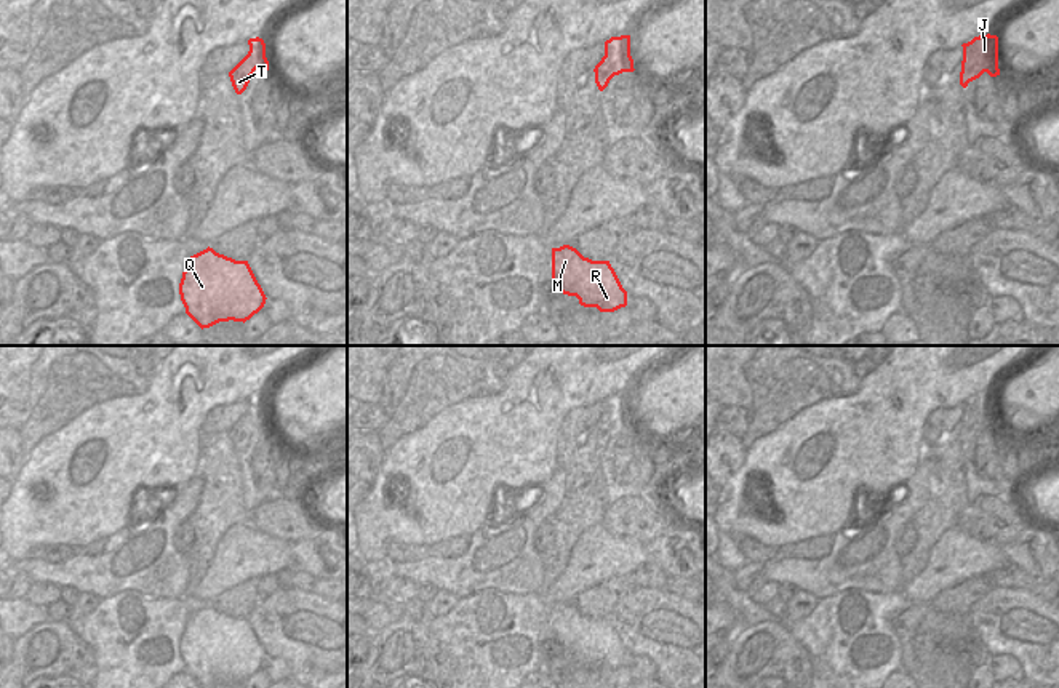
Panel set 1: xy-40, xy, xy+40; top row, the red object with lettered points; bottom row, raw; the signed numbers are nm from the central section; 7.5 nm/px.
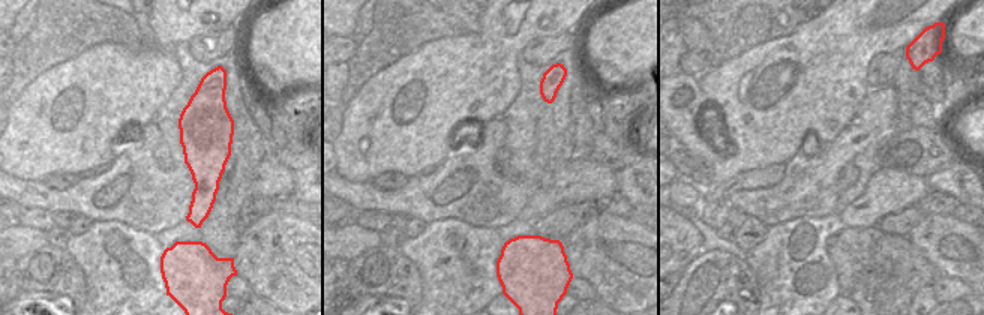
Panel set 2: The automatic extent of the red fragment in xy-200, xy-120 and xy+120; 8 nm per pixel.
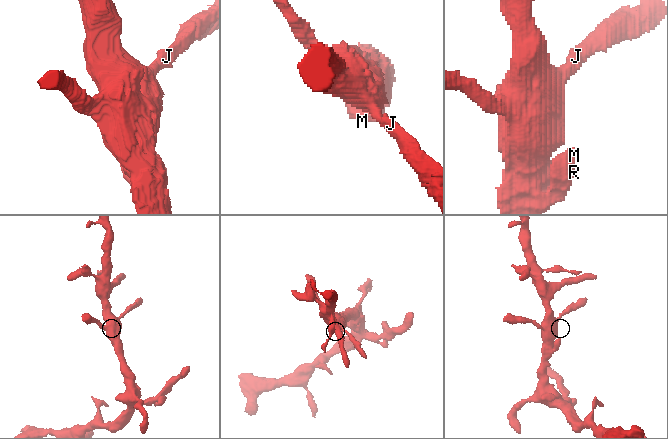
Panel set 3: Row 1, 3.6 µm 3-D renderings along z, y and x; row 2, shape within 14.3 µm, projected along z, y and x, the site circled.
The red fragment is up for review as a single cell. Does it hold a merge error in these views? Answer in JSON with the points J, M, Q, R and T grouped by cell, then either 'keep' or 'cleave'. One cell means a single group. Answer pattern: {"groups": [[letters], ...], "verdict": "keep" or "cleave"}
{"groups": [["J", "M", "Q", "R", "T"]], "verdict": "keep"}

